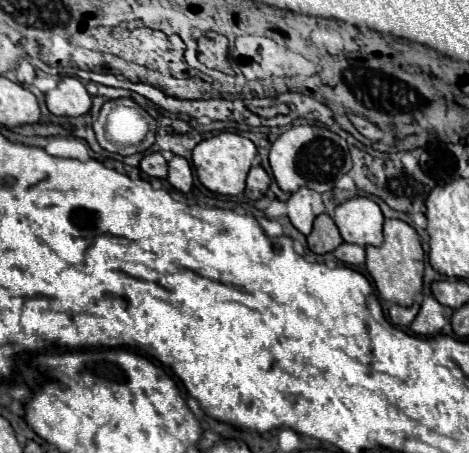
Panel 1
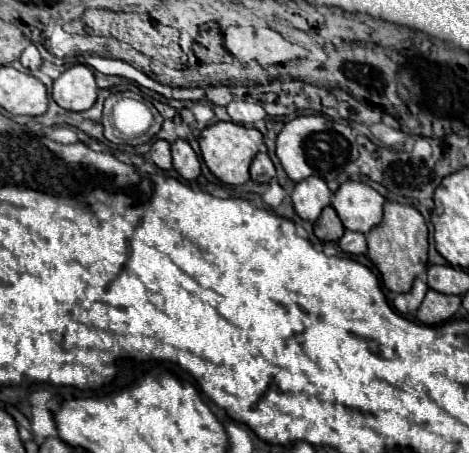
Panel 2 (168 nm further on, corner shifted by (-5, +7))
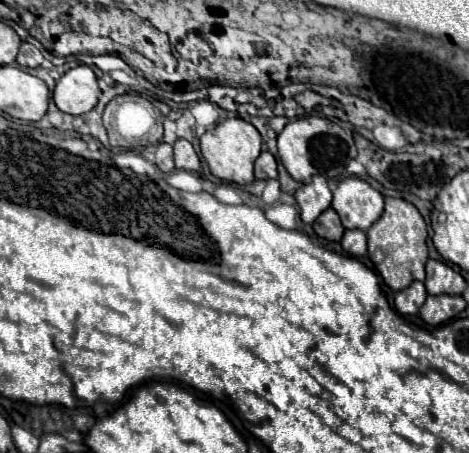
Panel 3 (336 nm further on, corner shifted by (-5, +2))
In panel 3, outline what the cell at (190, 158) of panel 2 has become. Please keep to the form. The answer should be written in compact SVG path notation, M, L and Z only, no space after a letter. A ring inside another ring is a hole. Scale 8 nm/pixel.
M177 140L173 144L173 150L175 150L175 166L179 170L191 170L191 172L197 172L199 170L199 156L193 150L191 142Z

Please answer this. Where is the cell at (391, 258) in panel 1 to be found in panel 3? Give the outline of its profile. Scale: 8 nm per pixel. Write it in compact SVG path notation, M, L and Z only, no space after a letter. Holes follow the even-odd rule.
M385 198L383 216L367 230L369 256L375 262L375 270L381 274L385 284L399 292L413 280L425 280L427 262L427 224L419 210L401 198Z

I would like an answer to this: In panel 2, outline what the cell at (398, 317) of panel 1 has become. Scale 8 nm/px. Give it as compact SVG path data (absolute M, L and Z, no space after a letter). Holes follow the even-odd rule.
M415 279L411 291L395 295L395 299L393 299L395 309L397 309L401 315L413 315L413 313L419 309L419 305L421 305L427 289L429 289L427 283L423 283L421 279Z

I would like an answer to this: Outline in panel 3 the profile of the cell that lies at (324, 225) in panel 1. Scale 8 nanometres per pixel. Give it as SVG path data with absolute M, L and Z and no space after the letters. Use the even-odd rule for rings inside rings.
M327 208L315 222L313 222L313 228L315 228L315 234L325 238L325 240L331 240L331 242L339 242L343 238L343 232L345 228L341 226L341 220L337 216L337 212L333 208Z

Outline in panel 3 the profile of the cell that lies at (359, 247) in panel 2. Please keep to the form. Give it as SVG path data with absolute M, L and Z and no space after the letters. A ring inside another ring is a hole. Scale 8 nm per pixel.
M347 230L343 234L341 246L351 256L365 256L367 254L367 236L363 230Z

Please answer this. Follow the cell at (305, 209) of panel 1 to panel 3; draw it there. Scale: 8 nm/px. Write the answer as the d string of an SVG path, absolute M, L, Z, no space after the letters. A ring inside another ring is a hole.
M315 176L309 184L303 184L295 192L299 204L299 214L305 224L315 222L315 218L331 206L331 190L323 176Z

